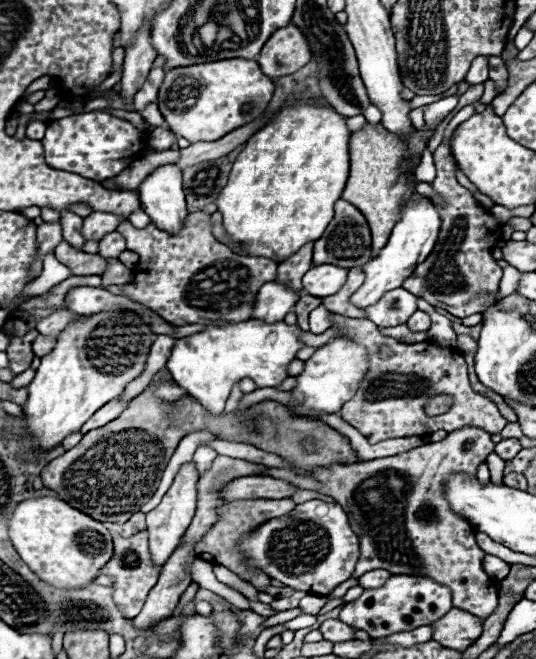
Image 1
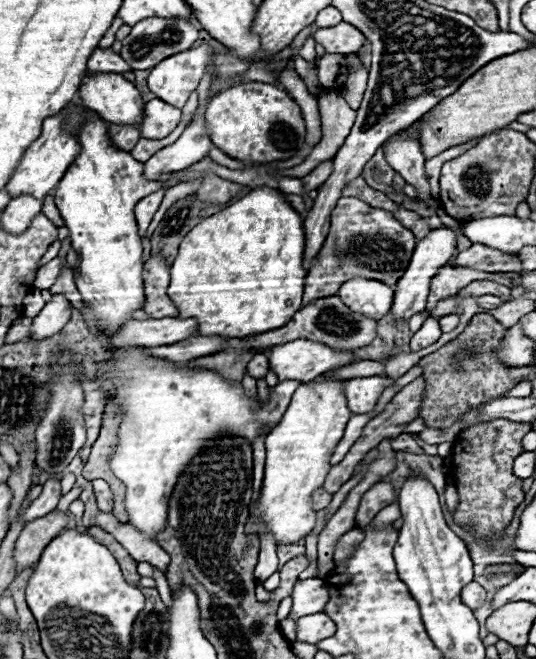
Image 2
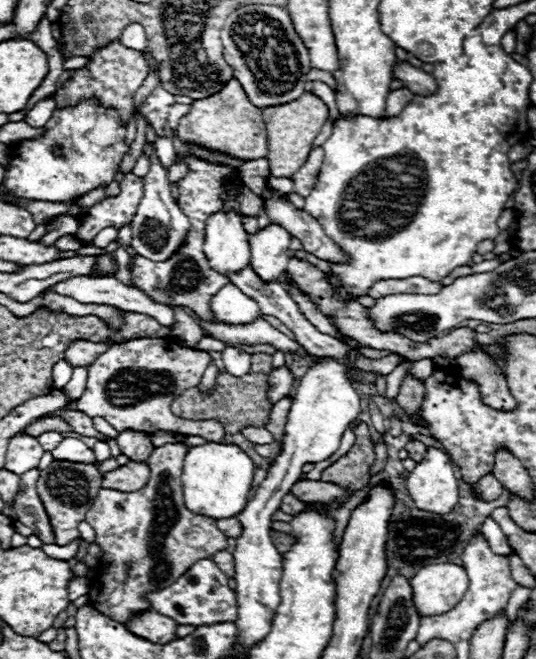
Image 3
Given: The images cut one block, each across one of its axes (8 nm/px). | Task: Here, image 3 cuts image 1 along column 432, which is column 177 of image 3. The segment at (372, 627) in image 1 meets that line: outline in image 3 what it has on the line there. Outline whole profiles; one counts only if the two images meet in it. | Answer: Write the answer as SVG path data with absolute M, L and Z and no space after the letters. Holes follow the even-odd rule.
M200 560L196 562L176 584L162 588L160 592L154 592L148 596L152 610L172 616L178 624L216 624L220 620L236 620L238 606L236 606L236 594L232 588L228 588L228 576L212 562L212 560Z

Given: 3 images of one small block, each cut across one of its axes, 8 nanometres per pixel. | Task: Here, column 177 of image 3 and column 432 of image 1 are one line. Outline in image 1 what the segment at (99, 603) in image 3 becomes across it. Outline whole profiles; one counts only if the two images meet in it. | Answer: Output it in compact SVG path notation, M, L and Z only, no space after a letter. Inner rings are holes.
M460 428L448 434L442 442L430 442L408 452L366 460L348 466L320 468L316 472L300 470L280 456L258 450L250 444L226 440L210 440L200 446L210 446L222 456L242 458L268 468L294 468L298 474L310 474L324 484L322 494L332 496L348 514L354 532L360 536L360 560L354 578L368 570L388 570L392 574L420 574L452 590L454 606L486 620L498 606L498 590L492 590L494 580L484 572L484 552L476 544L476 530L468 520L454 514L444 496L444 486L452 474L476 476L478 466L494 452L494 442L480 428Z

